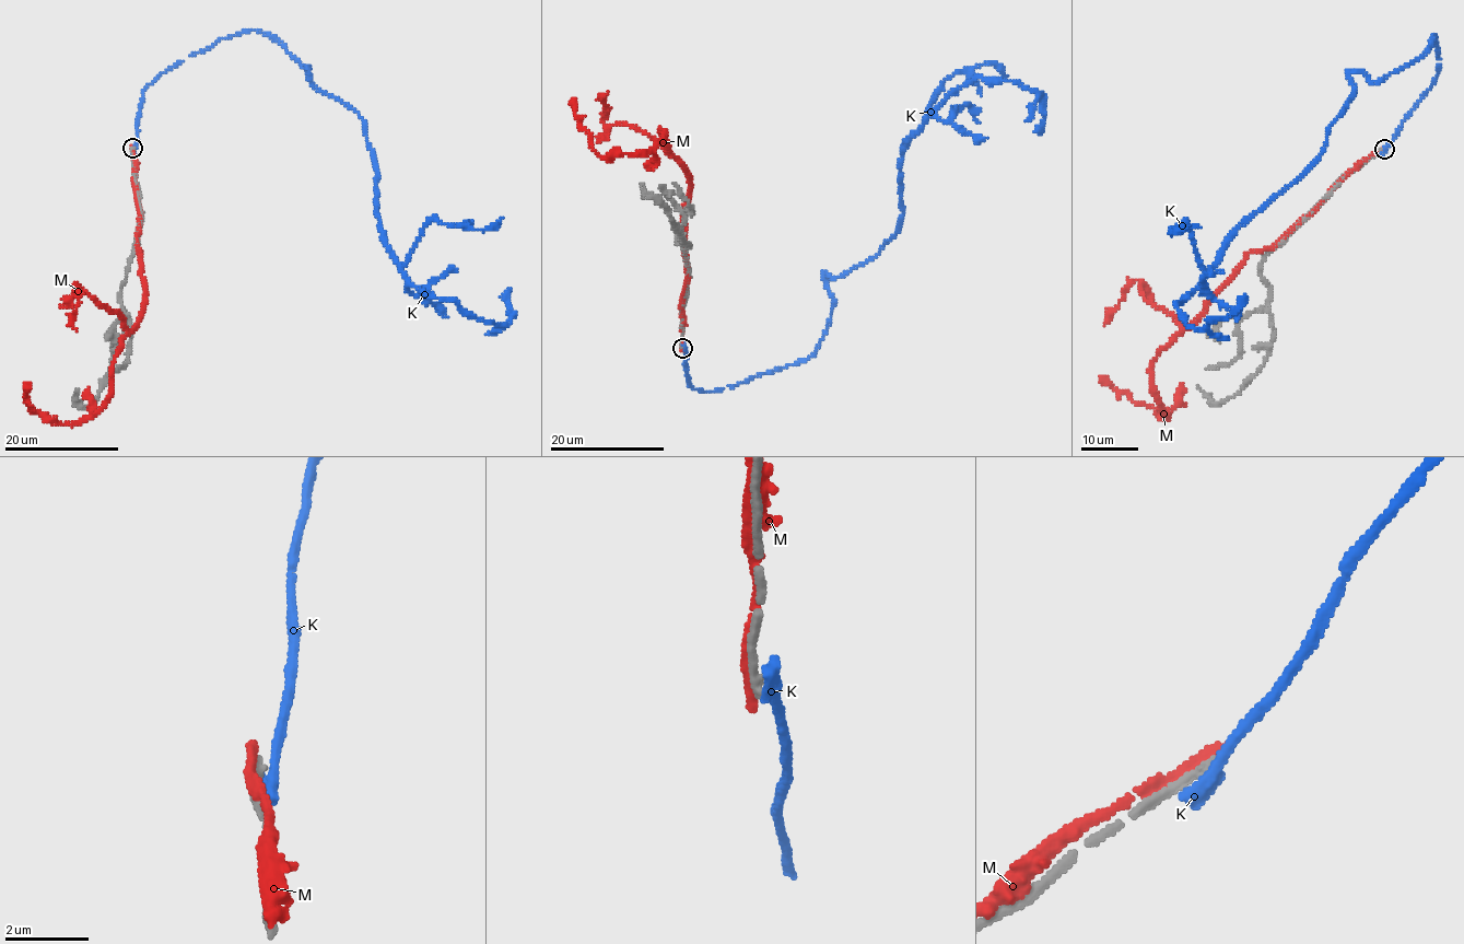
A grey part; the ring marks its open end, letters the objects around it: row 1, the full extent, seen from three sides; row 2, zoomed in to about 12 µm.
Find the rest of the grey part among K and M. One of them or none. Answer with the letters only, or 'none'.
none

